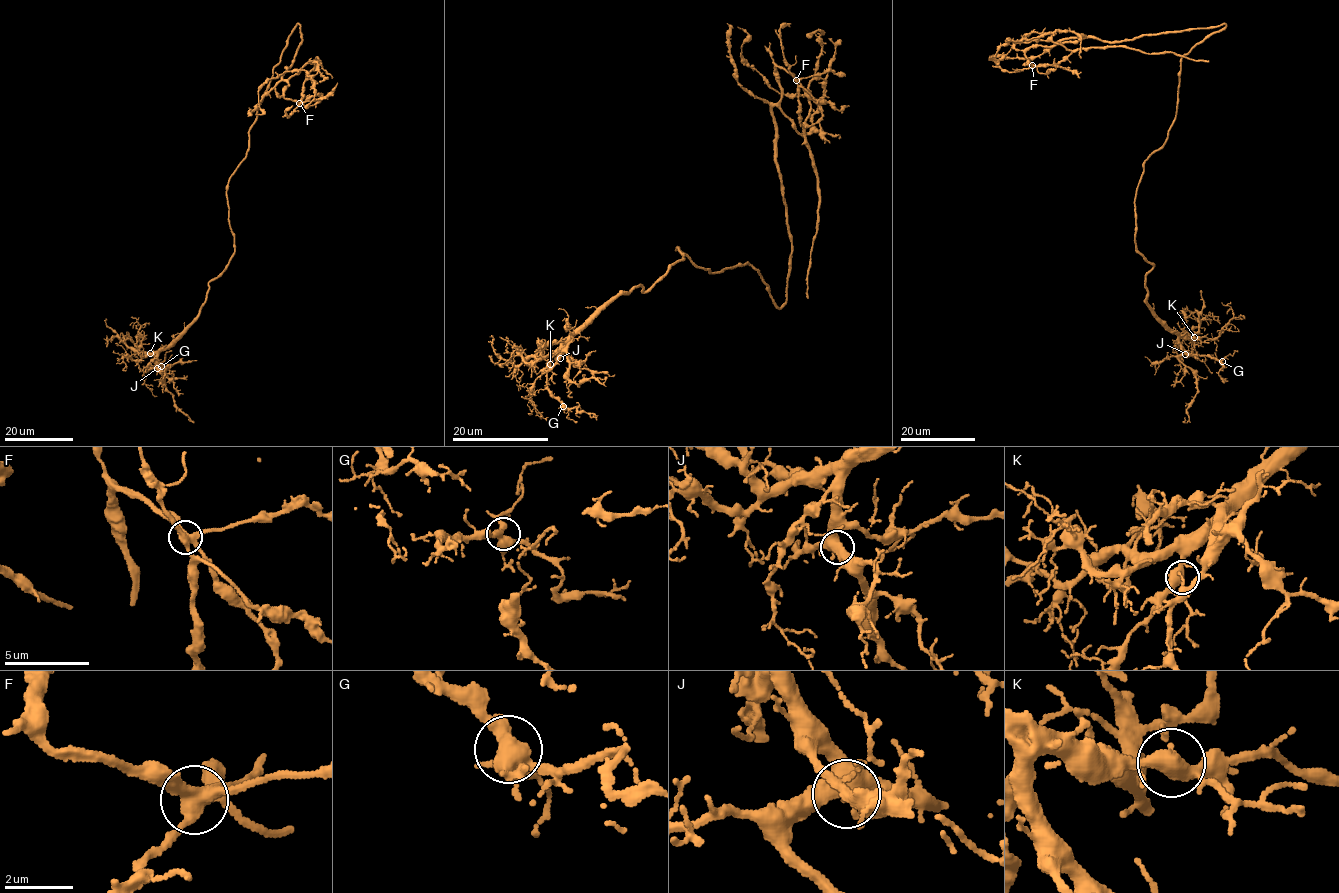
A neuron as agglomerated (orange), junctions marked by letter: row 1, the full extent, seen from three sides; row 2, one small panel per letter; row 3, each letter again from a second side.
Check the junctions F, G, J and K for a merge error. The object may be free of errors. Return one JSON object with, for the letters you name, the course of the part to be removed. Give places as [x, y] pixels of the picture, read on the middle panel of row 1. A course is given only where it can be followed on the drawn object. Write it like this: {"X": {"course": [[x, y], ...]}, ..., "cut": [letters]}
{"F": {"course": [[796, 80], [799, 124], [806, 134], [817, 179], [819, 205], [817, 232], [813, 242], [807, 281], [808, 298]]}, "cut": ["F"]}

